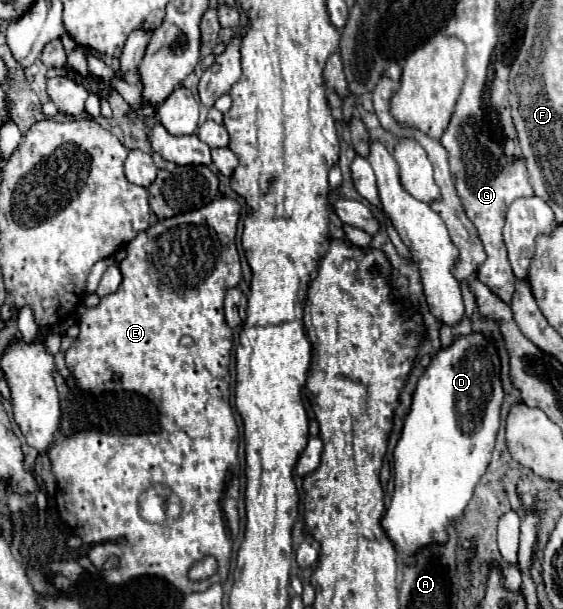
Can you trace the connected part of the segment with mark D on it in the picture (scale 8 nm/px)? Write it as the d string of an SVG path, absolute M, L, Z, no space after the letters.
M481 331L455 337L449 347L437 351L437 355L431 359L429 367L421 375L393 453L395 491L391 505L383 517L383 529L395 543L399 557L405 563L411 561L411 555L421 545L433 541L443 543L447 539L447 525L463 515L463 509L469 503L479 477L485 473L491 461L491 451L499 431L501 403L501 359L493 339Z

